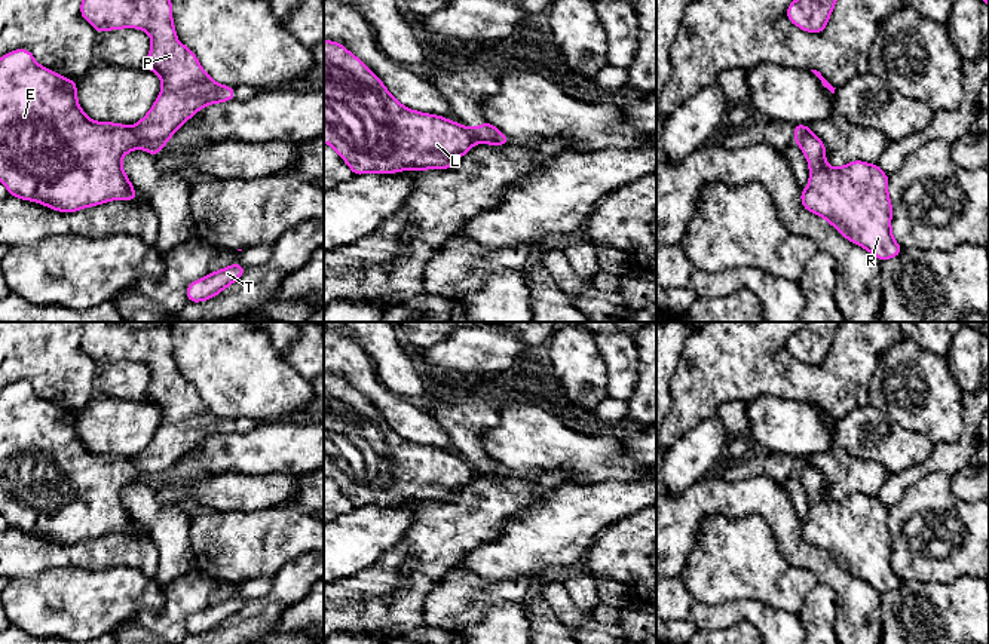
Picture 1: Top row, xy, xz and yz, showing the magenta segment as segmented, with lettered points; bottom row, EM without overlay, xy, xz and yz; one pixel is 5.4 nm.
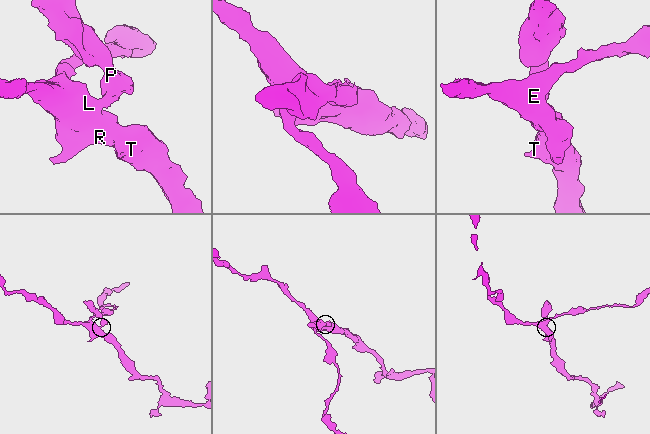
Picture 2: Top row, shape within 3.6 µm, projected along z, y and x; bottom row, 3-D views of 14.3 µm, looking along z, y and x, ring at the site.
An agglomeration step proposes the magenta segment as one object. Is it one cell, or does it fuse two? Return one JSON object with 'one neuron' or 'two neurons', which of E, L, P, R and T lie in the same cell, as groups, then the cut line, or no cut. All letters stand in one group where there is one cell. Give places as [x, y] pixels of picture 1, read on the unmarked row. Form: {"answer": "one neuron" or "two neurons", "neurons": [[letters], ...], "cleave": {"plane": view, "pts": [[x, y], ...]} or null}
{"answer": "two neurons", "neurons": [["E", "L", "R", "T"], ["P"]], "cleave": {"plane": "xy", "pts": [[131, 459], [141, 480]]}}

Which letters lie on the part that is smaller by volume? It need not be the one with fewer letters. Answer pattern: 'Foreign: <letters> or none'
Foreign: P

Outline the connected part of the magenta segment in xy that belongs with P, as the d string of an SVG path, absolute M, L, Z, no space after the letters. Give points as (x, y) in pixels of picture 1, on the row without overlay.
M80 323L80 346L98 365L140 361L150 367L151 380L143 401L162 411L162 423L151 442L132 459L143 482L156 488L175 463L202 439L235 430L233 420L214 414L196 387L177 374L169 326Z

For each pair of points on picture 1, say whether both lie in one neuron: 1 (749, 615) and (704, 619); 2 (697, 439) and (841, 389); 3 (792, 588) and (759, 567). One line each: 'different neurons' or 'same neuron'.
1: same neuron
2: different neurons
3: same neuron

